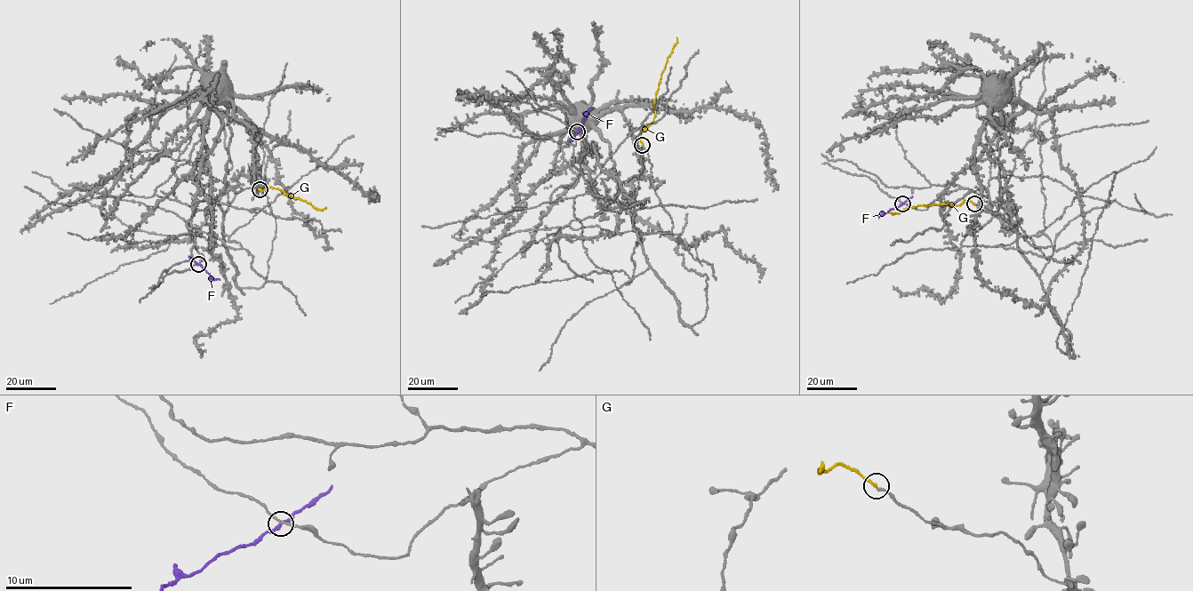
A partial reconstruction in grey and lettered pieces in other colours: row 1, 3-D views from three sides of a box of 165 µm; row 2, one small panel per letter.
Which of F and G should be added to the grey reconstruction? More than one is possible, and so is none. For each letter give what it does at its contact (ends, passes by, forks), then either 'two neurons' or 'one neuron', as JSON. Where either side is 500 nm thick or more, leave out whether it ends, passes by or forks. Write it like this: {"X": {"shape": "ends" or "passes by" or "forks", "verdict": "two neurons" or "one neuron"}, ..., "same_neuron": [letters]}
{"F": {"shape": "passes by", "verdict": "two neurons"}, "G": {"shape": "ends", "verdict": "one neuron"}, "same_neuron": ["G"]}

